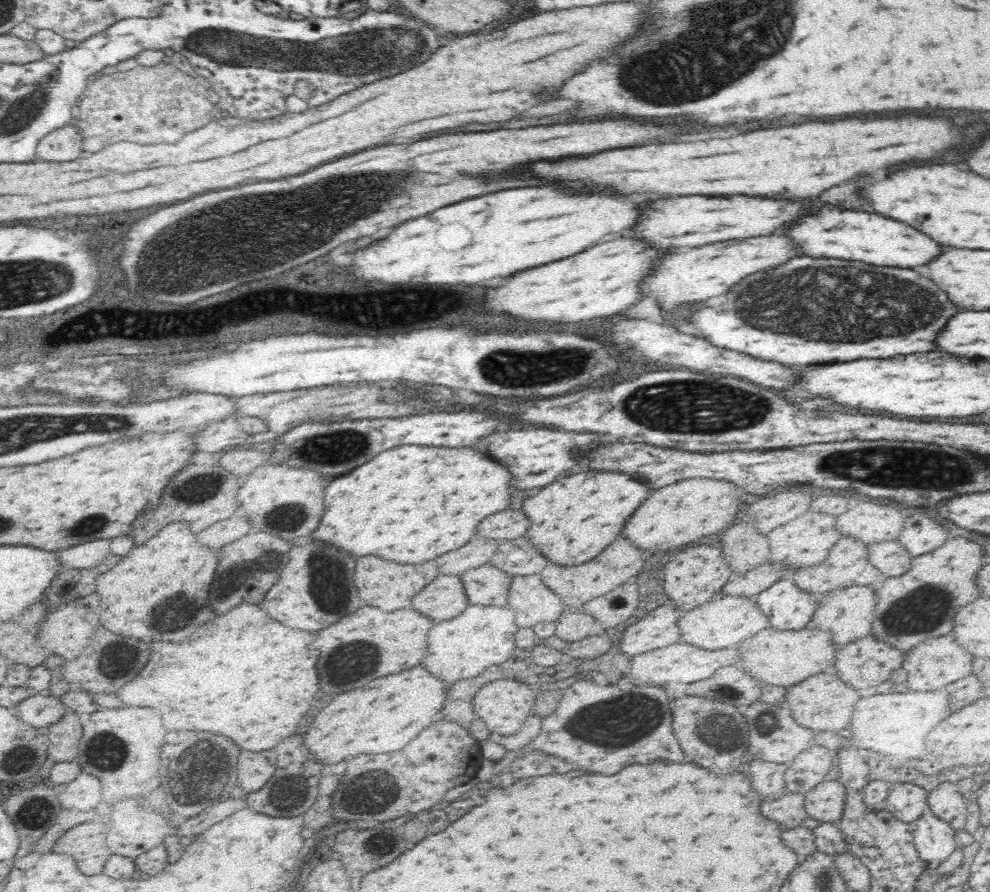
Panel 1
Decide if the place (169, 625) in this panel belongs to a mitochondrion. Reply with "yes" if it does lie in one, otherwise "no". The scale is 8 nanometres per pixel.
yes

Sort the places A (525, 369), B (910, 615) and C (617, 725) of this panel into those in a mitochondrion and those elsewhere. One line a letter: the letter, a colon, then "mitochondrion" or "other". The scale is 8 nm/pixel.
A: mitochondrion
B: mitochondrion
C: mitochondrion

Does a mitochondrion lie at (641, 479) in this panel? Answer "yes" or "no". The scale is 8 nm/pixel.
no

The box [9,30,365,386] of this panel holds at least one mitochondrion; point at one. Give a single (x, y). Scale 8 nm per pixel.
(56, 280)

